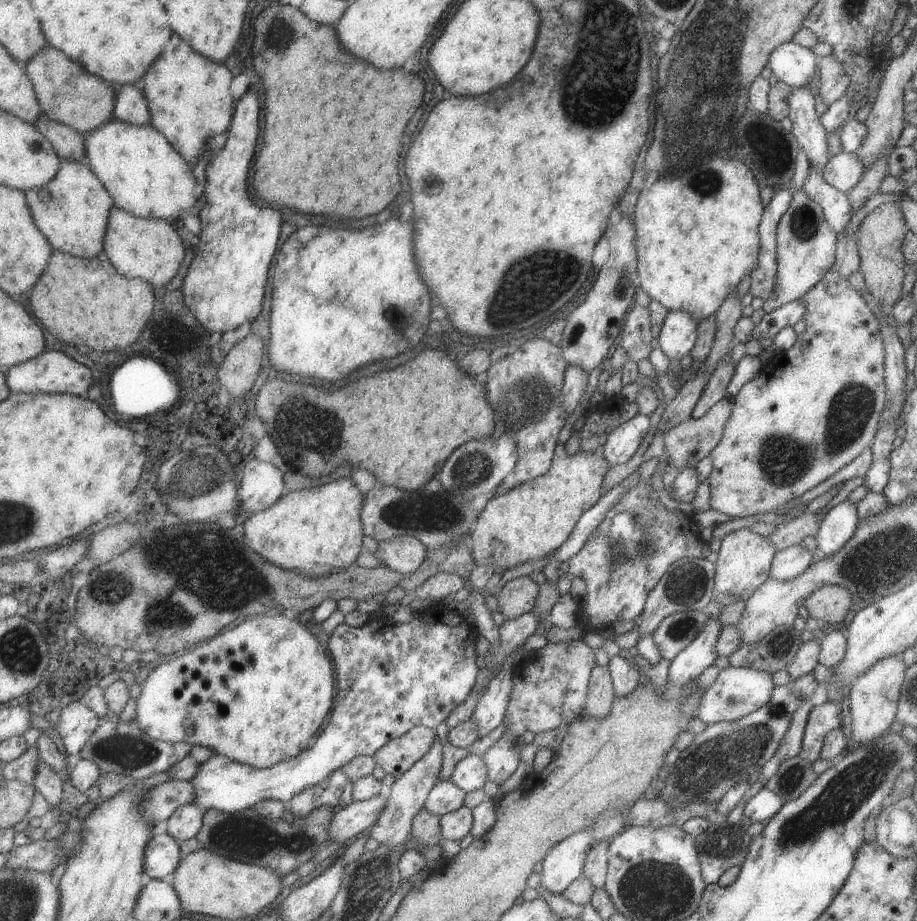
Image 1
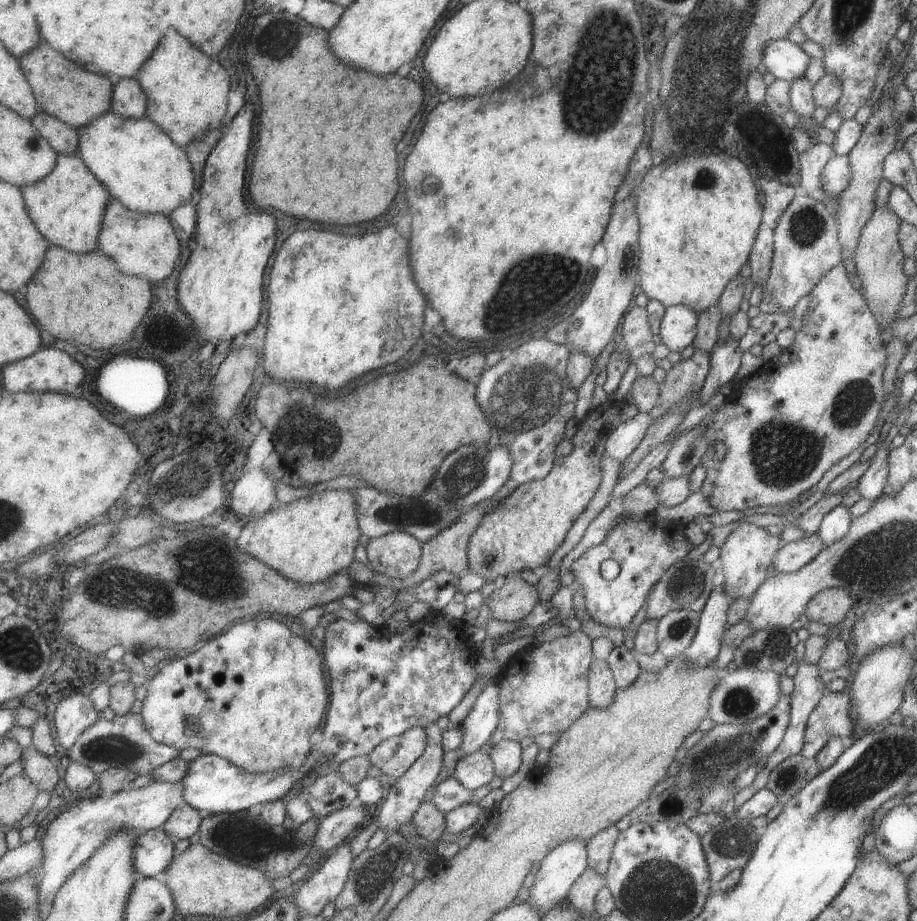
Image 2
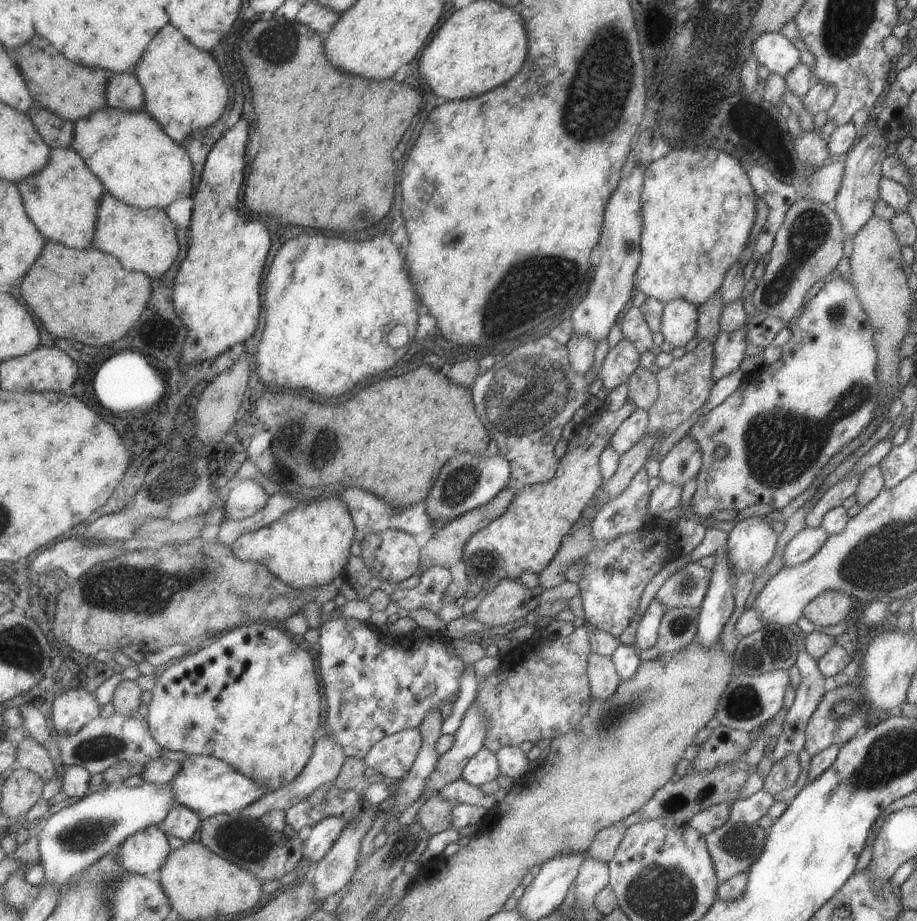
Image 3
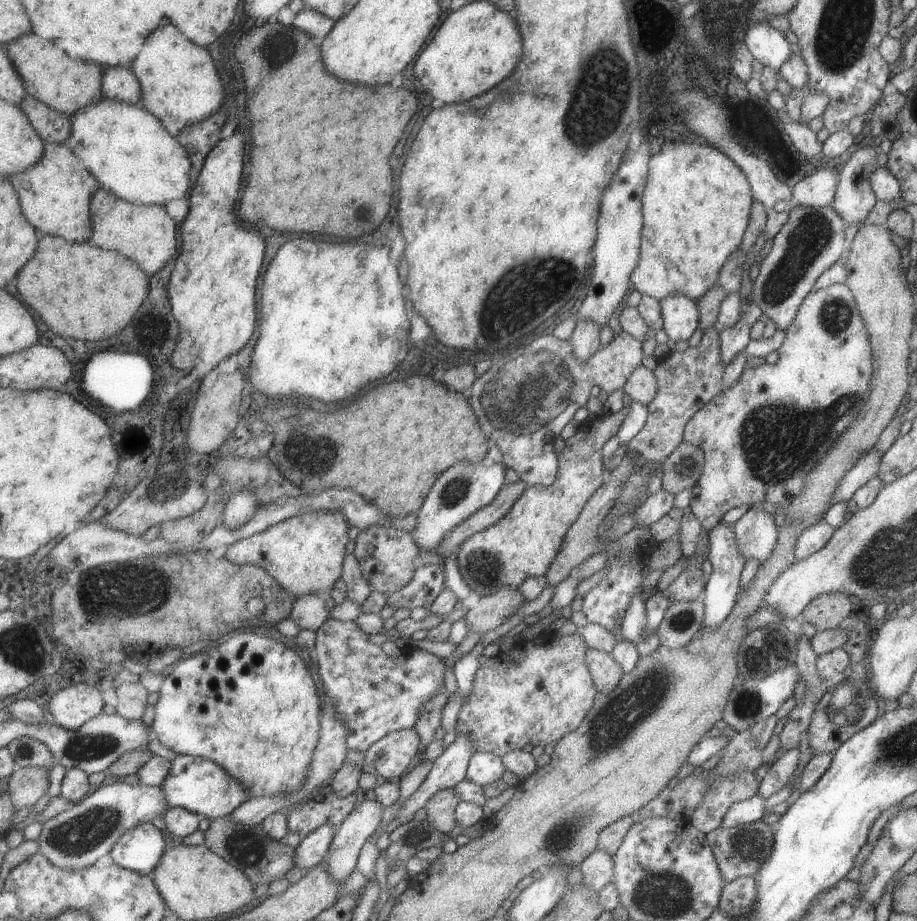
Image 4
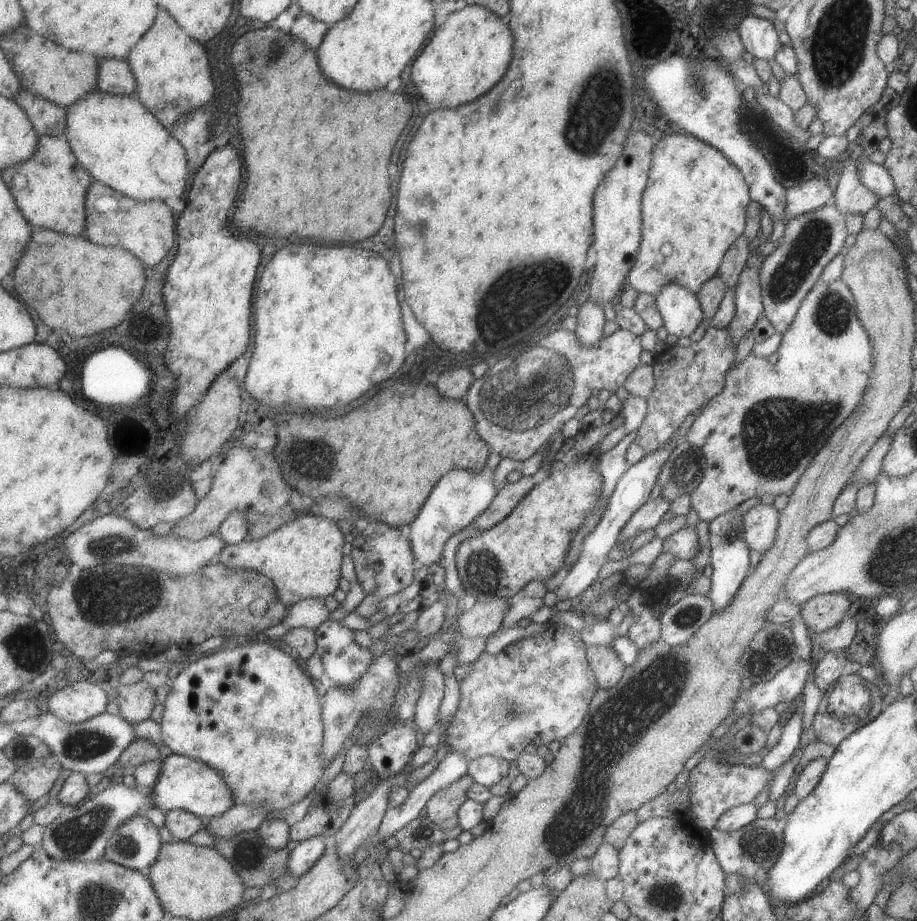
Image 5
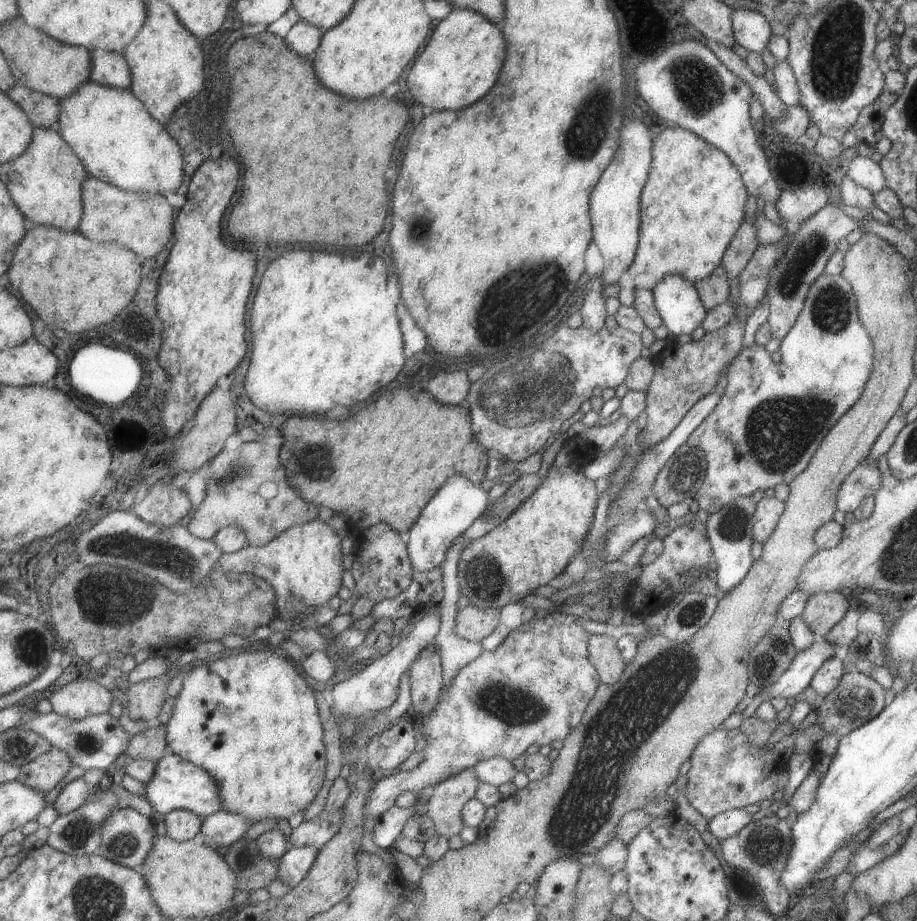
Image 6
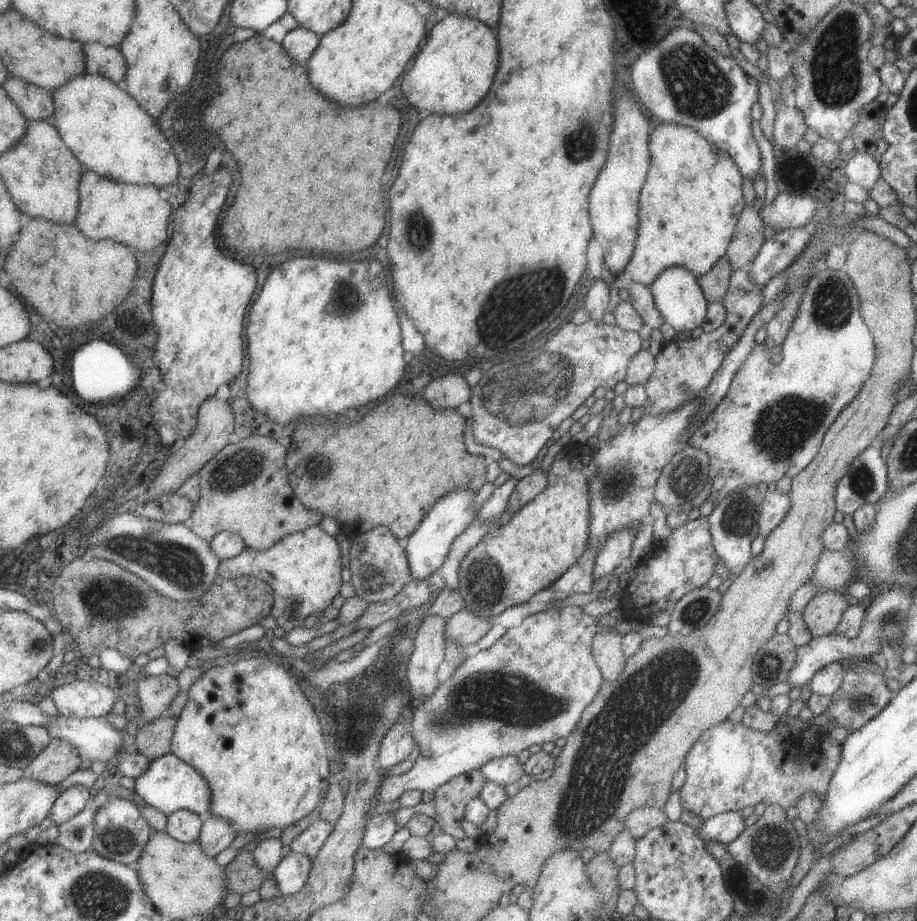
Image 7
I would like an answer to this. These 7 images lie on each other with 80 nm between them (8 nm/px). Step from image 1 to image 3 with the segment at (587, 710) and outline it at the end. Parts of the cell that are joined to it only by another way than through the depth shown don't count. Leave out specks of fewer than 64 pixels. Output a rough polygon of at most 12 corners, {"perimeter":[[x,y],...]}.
{"perimeter":[[591,653],[592,698],[609,698],[621,681],[611,659]]}

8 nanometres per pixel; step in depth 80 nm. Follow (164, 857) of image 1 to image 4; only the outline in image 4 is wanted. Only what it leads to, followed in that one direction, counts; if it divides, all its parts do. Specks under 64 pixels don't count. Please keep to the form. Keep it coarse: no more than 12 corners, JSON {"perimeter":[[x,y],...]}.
{"perimeter":[[153,822],[130,828],[113,862],[153,874],[168,849]]}

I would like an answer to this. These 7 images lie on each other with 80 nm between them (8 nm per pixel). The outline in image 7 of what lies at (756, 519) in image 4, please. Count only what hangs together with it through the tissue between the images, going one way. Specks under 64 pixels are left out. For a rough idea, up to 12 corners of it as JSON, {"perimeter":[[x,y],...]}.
{"perimeter":[[788,493],[763,495],[758,534],[766,537],[783,520]]}

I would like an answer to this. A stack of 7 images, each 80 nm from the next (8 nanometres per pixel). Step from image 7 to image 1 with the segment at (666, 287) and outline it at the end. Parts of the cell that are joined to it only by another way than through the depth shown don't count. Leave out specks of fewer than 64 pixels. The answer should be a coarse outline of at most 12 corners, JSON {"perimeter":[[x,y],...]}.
{"perimeter":[[683,310],[668,311],[659,348],[679,361],[696,342],[697,323]]}

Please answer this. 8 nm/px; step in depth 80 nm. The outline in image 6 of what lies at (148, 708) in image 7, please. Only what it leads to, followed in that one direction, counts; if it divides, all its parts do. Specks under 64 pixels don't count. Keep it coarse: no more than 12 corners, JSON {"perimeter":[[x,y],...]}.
{"perimeter":[[149,677],[129,687],[126,715],[155,723],[172,678]]}

